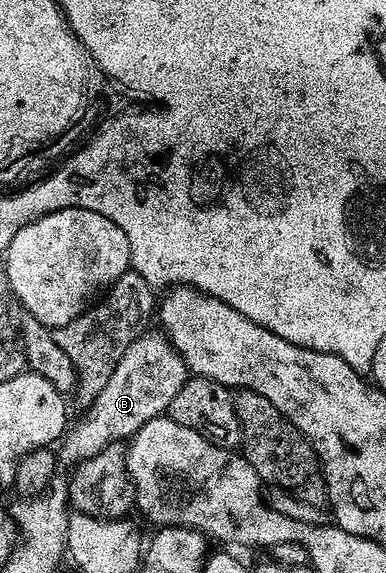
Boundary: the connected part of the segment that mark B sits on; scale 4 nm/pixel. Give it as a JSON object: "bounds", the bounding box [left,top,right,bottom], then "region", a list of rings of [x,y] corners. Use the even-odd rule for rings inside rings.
{"bounds":[57,334,189,464],"region":[[[140,334],[133,345],[125,349],[125,357],[121,357],[117,369],[113,369],[113,377],[109,377],[105,389],[101,389],[94,403],[86,408],[84,415],[87,416],[76,423],[74,420],[66,428],[57,447],[60,464],[78,464],[93,458],[110,443],[130,440],[146,423],[160,418],[166,412],[169,401],[177,397],[177,389],[181,389],[189,377],[187,363],[162,334],[147,334]]]}

